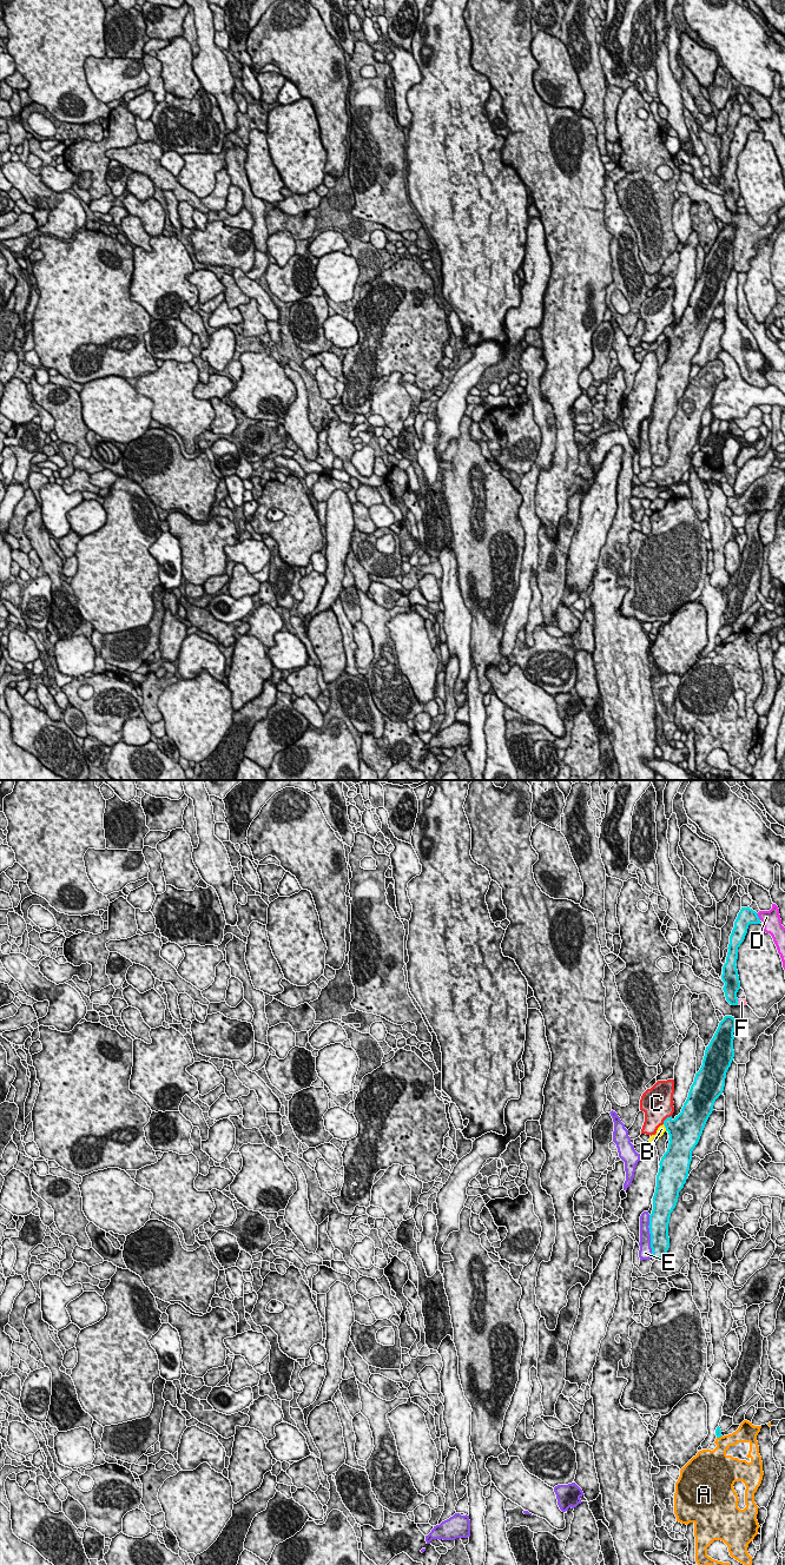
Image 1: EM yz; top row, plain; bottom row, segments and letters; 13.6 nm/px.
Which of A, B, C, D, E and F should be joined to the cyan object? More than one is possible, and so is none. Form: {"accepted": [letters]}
{"accepted": []}

